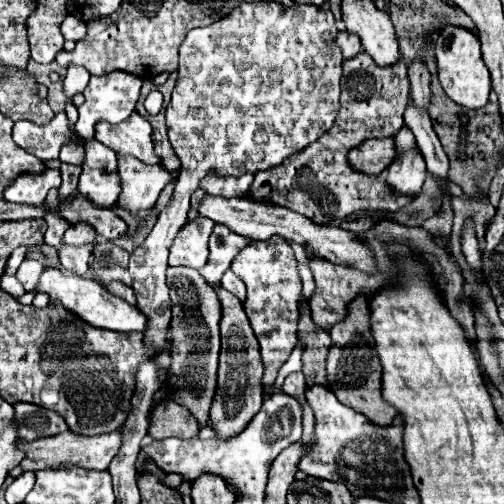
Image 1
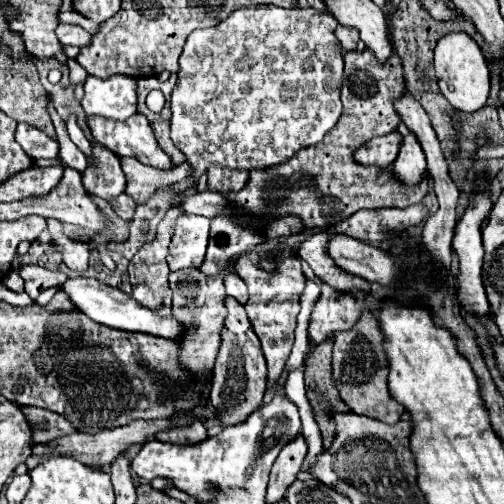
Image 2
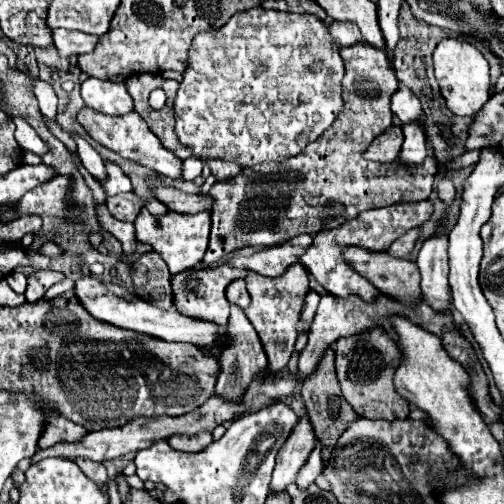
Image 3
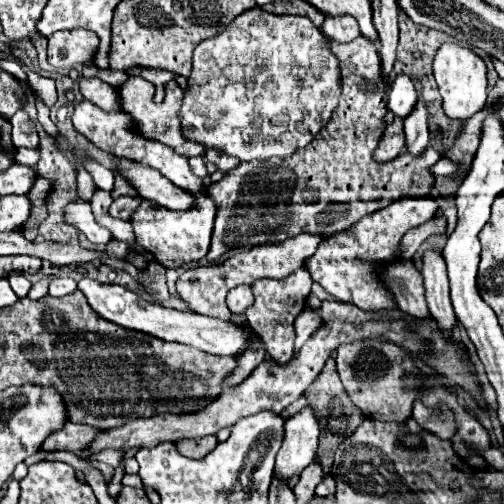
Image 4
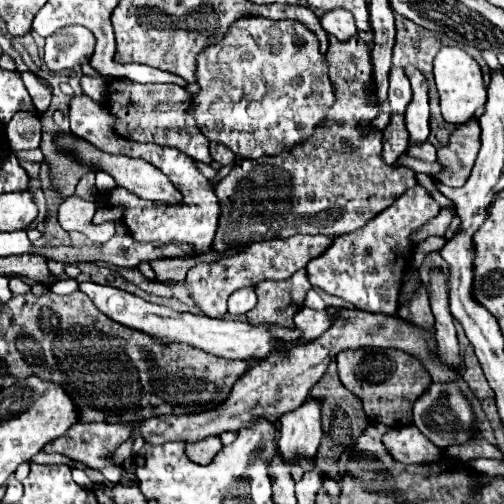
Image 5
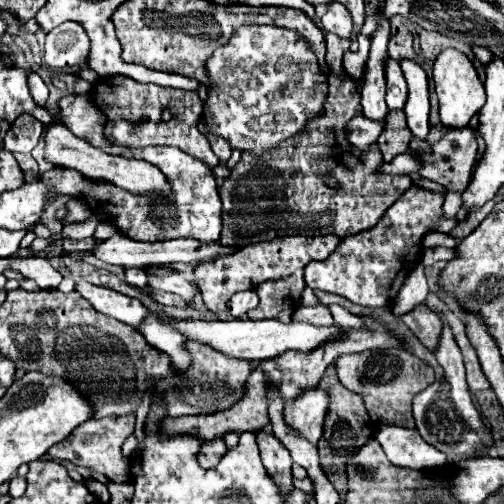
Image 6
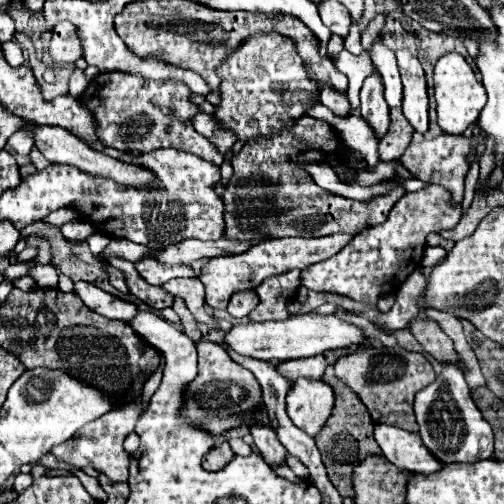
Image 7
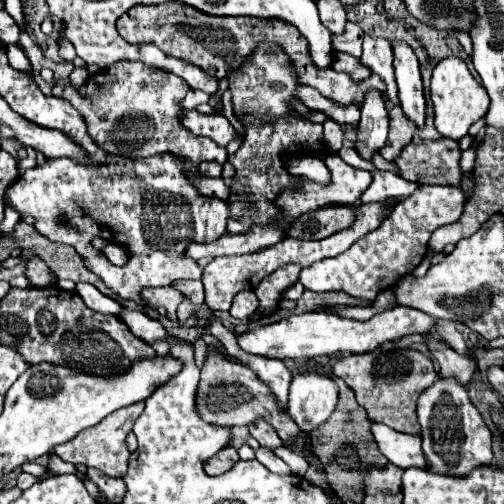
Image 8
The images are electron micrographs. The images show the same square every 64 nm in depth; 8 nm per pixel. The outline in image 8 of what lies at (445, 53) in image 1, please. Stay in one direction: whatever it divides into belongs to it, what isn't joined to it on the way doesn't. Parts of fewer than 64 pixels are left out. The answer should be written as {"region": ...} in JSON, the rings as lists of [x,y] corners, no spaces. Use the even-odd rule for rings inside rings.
{"region":[[[448,56],[436,64],[434,74],[432,74],[430,94],[434,102],[436,130],[442,136],[454,138],[454,140],[460,140],[468,132],[468,128],[484,116],[484,108],[488,108],[488,94],[484,92],[484,86],[474,80],[466,62],[458,56]]]}

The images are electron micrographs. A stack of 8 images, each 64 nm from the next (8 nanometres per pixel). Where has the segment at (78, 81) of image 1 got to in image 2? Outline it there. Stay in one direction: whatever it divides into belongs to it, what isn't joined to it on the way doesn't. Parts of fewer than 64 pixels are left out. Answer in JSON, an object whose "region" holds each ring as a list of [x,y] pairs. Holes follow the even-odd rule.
{"region":[[[68,60],[68,70],[70,70],[70,84],[72,86],[82,86],[86,82],[88,72],[76,60]]]}

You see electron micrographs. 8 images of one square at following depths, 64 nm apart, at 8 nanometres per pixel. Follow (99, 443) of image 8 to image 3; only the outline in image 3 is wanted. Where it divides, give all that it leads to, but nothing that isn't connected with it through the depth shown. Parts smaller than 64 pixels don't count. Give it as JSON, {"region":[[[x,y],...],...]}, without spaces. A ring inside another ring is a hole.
{"region":[[[50,412],[50,416],[46,416],[44,430],[38,440],[38,448],[48,448],[62,440],[68,440],[68,442],[80,440],[80,436],[84,436],[84,432],[86,432],[84,426],[76,426],[70,420],[66,420],[64,416]]]}

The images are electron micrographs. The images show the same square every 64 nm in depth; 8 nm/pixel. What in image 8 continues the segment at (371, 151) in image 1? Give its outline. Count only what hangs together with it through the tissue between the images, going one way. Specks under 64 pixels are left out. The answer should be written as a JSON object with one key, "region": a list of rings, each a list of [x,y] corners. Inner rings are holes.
{"region":[[[394,106],[390,110],[390,132],[388,132],[388,146],[380,148],[380,156],[384,160],[396,160],[402,152],[402,148],[412,140],[416,132],[416,124],[412,124],[400,106]]]}

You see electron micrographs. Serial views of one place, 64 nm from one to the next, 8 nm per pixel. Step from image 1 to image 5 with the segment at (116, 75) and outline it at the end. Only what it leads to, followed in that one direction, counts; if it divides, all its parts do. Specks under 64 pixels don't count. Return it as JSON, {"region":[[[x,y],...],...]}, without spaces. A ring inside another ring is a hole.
{"region":[[[84,76],[80,80],[80,86],[82,86],[82,92],[92,98],[94,102],[98,104],[106,104],[106,96],[108,96],[108,86],[106,86],[106,80],[104,78],[90,78],[90,76]]]}

